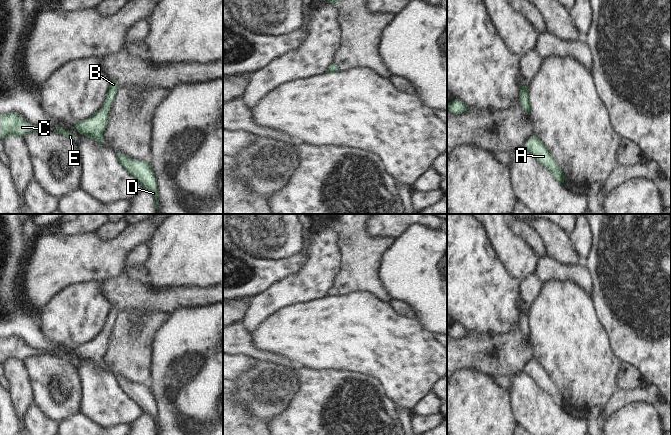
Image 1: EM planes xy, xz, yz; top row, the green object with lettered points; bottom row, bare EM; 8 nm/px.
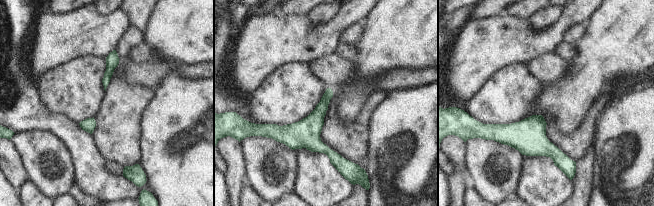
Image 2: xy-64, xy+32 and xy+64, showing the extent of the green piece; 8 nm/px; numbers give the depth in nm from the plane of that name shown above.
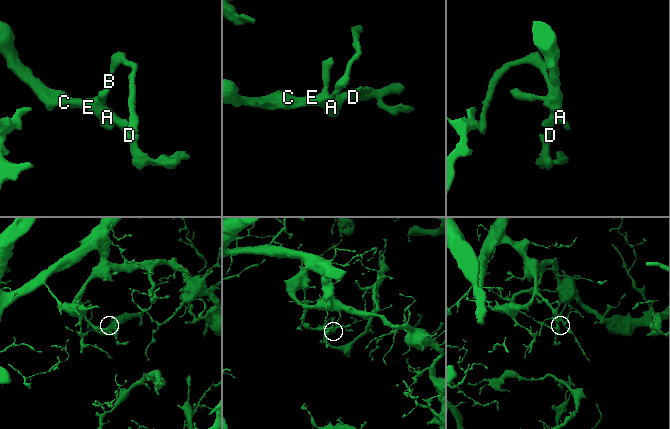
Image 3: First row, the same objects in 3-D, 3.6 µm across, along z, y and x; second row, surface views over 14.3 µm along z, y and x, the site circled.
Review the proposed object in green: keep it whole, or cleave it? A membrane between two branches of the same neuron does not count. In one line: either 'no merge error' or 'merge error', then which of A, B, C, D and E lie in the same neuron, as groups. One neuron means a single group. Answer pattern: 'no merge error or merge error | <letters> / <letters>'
no merge error | A B C D E

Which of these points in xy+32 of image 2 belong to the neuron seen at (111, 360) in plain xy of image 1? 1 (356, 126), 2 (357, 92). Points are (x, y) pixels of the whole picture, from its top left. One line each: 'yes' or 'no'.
1: yes
2: no

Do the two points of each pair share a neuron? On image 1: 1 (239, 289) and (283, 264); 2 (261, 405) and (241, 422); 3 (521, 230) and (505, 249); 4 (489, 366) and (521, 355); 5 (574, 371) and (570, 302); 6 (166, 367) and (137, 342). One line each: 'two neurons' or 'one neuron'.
1: one neuron
2: two neurons
3: two neurons
4: one neuron
5: one neuron
6: two neurons

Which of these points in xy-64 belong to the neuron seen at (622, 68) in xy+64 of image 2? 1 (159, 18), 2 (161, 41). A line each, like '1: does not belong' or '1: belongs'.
1: belongs
2: belongs

